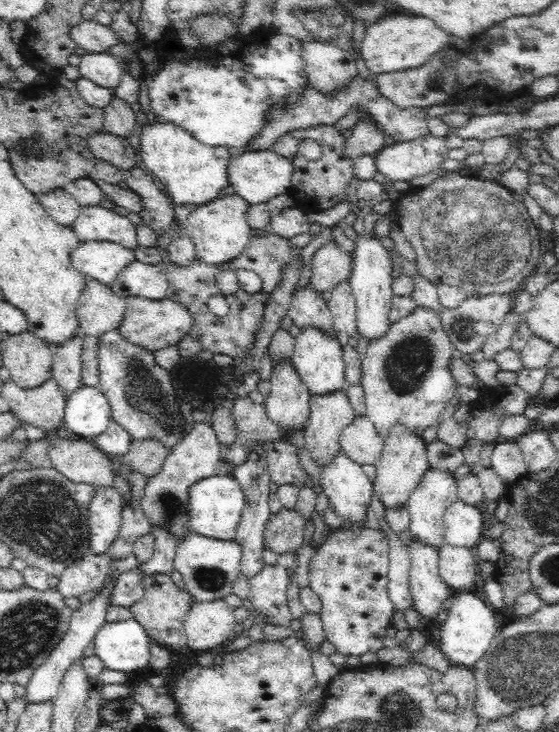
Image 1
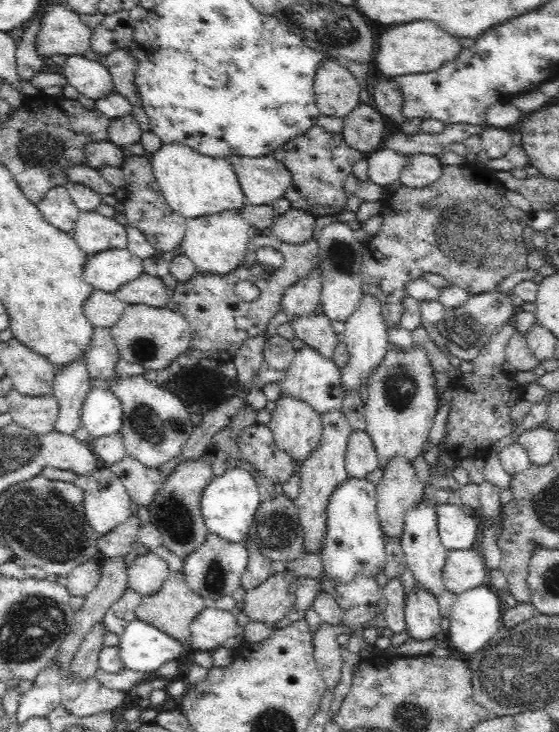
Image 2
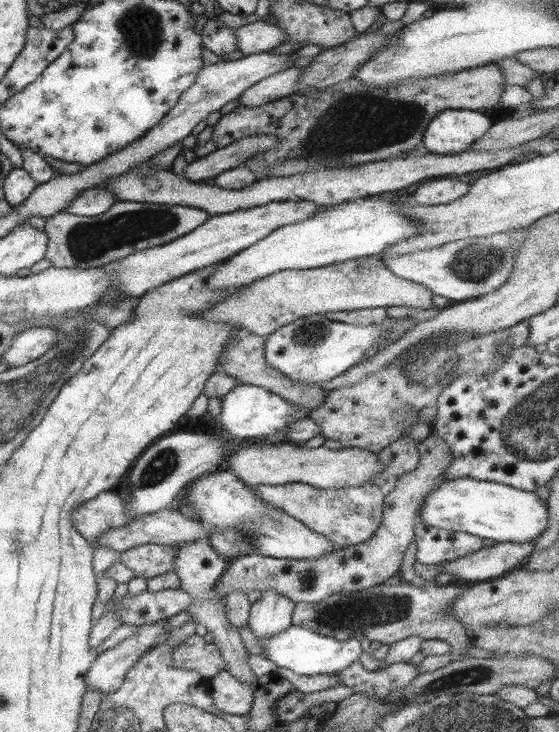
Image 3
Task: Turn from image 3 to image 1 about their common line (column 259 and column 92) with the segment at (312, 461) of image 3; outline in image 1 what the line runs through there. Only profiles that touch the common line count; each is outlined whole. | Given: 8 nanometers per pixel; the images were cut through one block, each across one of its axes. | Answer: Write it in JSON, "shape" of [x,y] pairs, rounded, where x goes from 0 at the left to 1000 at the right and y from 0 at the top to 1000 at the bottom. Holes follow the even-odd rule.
{"shape":[[[95,589],[86,592],[84,601],[89,605],[84,619],[91,637],[122,656],[136,661],[204,667],[209,641],[202,635],[202,627],[170,612],[161,600],[107,600]]]}

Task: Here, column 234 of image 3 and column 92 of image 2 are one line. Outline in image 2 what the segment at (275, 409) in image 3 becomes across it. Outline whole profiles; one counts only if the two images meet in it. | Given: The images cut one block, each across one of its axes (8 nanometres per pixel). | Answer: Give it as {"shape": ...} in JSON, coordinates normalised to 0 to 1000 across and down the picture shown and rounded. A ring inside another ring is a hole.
{"shape":[[[163,530],[150,546],[145,579],[161,592],[161,601],[215,590],[220,561],[215,549],[199,534]]]}

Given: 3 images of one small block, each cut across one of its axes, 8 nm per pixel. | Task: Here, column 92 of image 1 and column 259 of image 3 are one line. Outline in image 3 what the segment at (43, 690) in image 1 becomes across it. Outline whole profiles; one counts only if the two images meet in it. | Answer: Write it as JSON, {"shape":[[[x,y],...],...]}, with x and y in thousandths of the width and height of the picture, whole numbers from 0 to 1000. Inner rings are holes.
{"shape":[[[476,805],[465,818],[449,825],[442,852],[467,878],[522,854],[526,832],[528,822],[490,805]]]}

